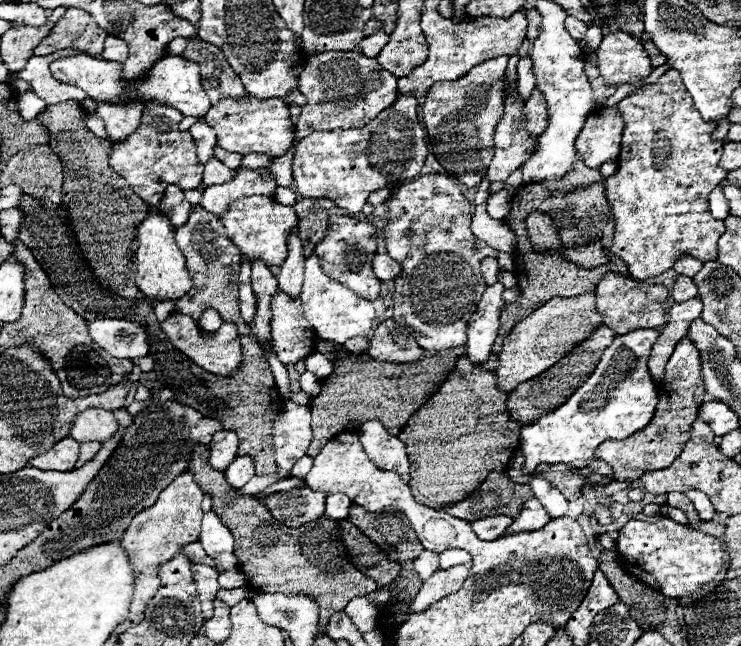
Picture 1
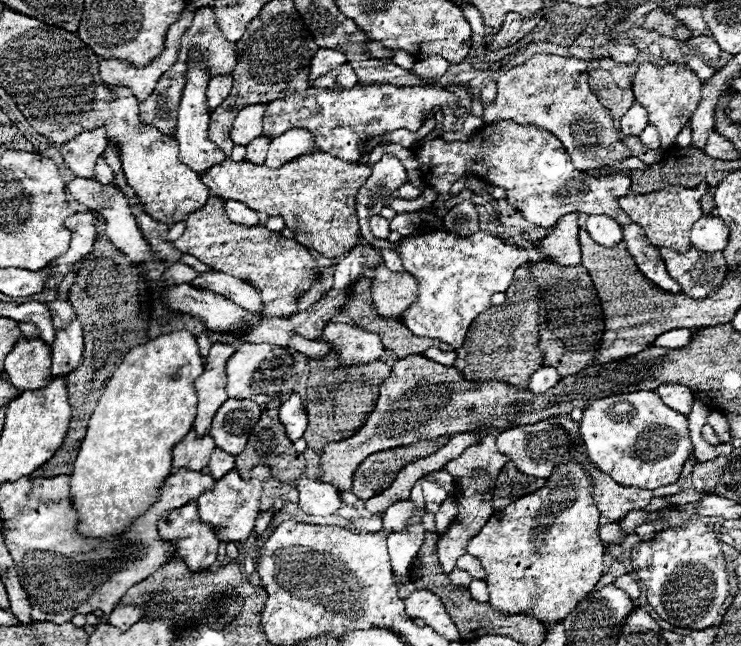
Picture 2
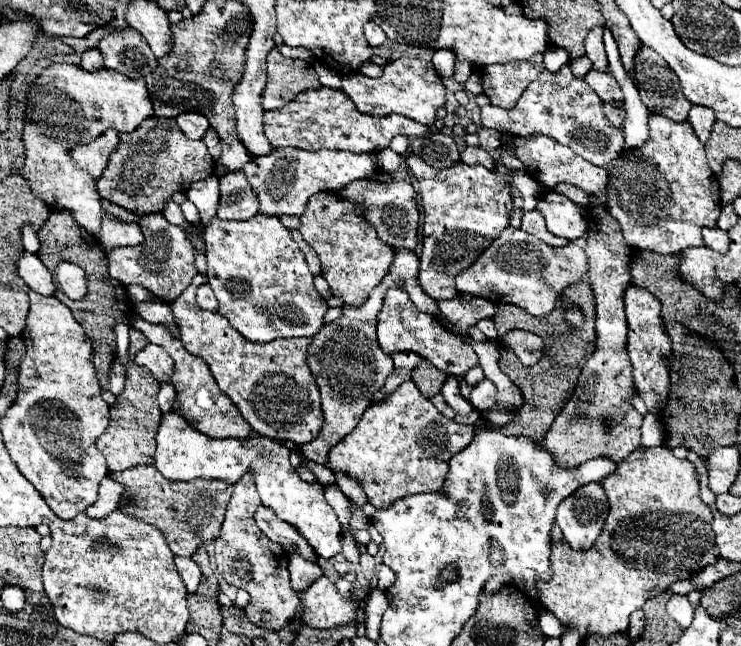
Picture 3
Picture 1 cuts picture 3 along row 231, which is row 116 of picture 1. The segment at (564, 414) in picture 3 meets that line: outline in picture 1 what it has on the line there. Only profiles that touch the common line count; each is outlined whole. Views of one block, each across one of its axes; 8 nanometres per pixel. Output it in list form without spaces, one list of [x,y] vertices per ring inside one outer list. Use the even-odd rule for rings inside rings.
[[[596,108],[576,138],[576,152],[582,156],[582,162],[598,170],[608,158],[618,158],[620,140],[622,140],[624,122],[618,108]]]

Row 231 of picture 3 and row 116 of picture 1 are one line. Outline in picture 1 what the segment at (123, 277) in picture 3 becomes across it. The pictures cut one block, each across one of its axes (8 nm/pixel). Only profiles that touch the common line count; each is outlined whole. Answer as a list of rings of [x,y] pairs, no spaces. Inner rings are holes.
[[[148,102],[140,126],[128,140],[114,146],[110,154],[110,166],[128,180],[132,190],[148,204],[158,206],[168,184],[178,184],[182,190],[198,188],[202,182],[204,166],[198,162],[196,144],[188,132],[180,132],[178,124],[182,114],[170,106]]]

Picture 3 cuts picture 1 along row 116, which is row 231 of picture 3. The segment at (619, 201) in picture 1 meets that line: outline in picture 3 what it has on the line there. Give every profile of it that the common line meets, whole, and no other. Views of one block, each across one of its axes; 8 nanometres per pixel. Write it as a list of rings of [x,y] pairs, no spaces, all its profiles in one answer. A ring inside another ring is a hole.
[[[661,114],[650,116],[650,138],[646,146],[622,152],[608,166],[608,212],[622,226],[626,242],[636,250],[652,250],[656,254],[680,254],[692,246],[704,246],[702,228],[716,228],[722,200],[716,174],[708,168],[702,142],[696,138],[690,122],[674,122]]]

